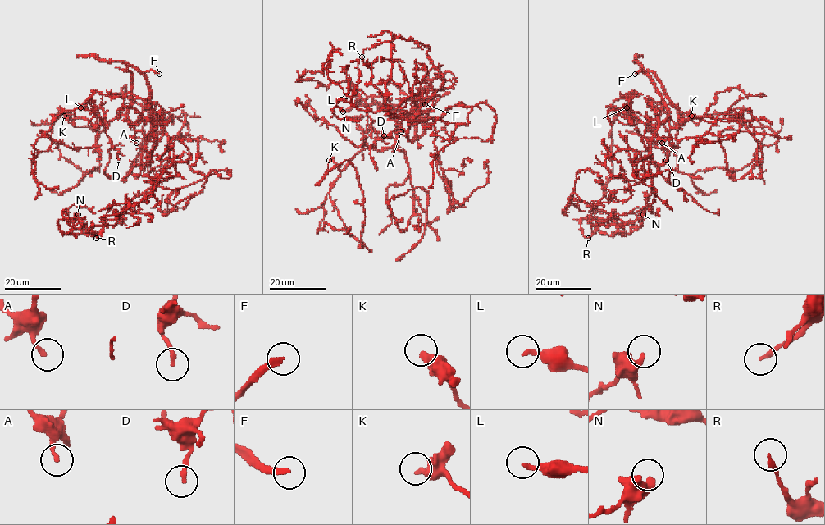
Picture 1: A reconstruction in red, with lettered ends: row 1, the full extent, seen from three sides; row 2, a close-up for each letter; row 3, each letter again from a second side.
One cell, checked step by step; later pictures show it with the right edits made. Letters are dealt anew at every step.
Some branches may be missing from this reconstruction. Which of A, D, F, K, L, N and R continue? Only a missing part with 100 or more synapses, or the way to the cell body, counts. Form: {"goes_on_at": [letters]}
{"goes_on_at": ["F"]}

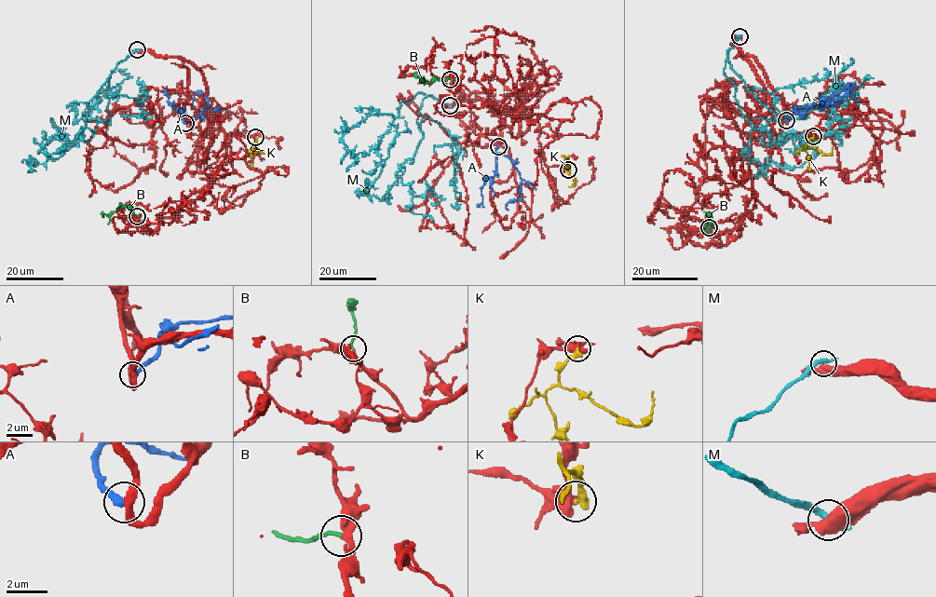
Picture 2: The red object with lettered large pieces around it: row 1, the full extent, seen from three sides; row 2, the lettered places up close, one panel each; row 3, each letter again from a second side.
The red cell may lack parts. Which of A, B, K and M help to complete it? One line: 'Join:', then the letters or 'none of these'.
Join: B

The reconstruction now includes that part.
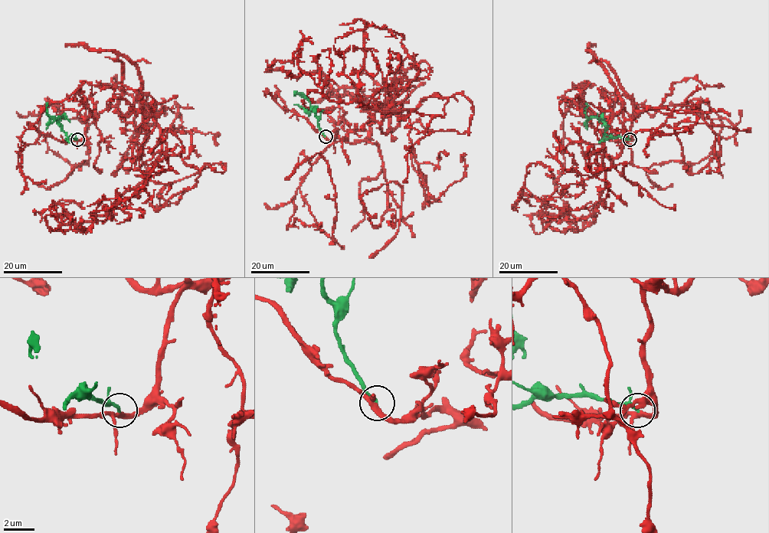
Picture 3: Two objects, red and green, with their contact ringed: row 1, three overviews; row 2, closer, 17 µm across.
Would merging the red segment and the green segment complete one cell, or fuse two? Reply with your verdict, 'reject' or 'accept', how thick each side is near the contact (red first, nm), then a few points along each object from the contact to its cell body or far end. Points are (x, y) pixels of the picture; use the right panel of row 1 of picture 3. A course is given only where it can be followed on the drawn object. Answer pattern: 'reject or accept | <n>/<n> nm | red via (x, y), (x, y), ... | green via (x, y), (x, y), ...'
accept | 260/160 nm | red via (629, 140), (636, 109), (593, 56), (622, 103), (597, 208), (518, 200), (530, 164), (551, 176) | green via (629, 140), (621, 137), (606, 138), (604, 119), (587, 117), (585, 112), (587, 103)

